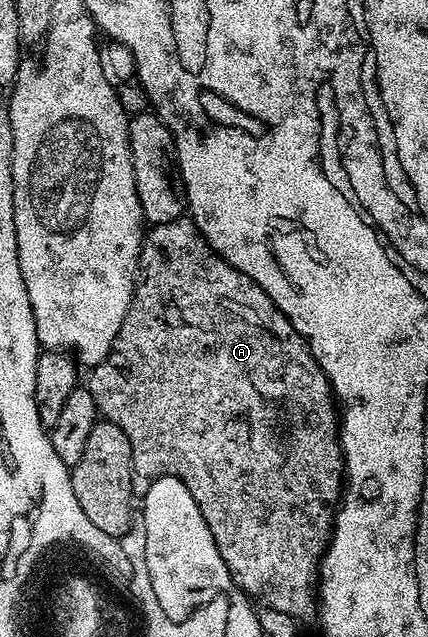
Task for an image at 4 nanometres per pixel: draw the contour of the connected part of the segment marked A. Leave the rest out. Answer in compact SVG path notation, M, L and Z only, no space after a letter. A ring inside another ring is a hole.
M183 216L169 222L168 224L160 224L159 226L150 226L145 231L142 239L142 251L138 257L138 277L134 284L134 295L132 296L132 304L128 308L128 316L124 316L124 324L120 324L120 332L116 336L116 340L112 344L112 348L108 352L108 356L98 366L93 367L89 371L90 382L88 388L92 392L92 400L96 400L98 405L98 413L105 421L114 422L124 432L124 436L128 436L128 444L132 448L132 464L134 470L134 492L135 495L141 496L148 492L148 488L158 478L164 476L172 476L179 478L186 485L188 492L198 505L202 507L202 515L208 524L208 528L214 537L214 543L218 549L218 554L224 560L224 564L230 573L230 581L241 593L255 603L261 604L270 610L282 612L289 615L294 620L306 618L310 613L315 613L316 610L316 579L320 574L320 563L322 555L326 552L326 547L332 533L334 524L334 516L336 513L335 507L342 501L344 493L344 471L346 462L342 458L342 440L340 437L340 410L336 405L336 395L333 386L326 378L325 372L320 368L320 364L314 359L314 353L307 346L305 338L299 336L292 328L292 324L287 318L274 307L274 301L268 296L268 292L264 292L264 288L260 288L260 284L256 284L247 274L240 272L236 268L232 268L232 264L224 261L212 247L206 243L204 236L194 226L193 221L189 217Z

